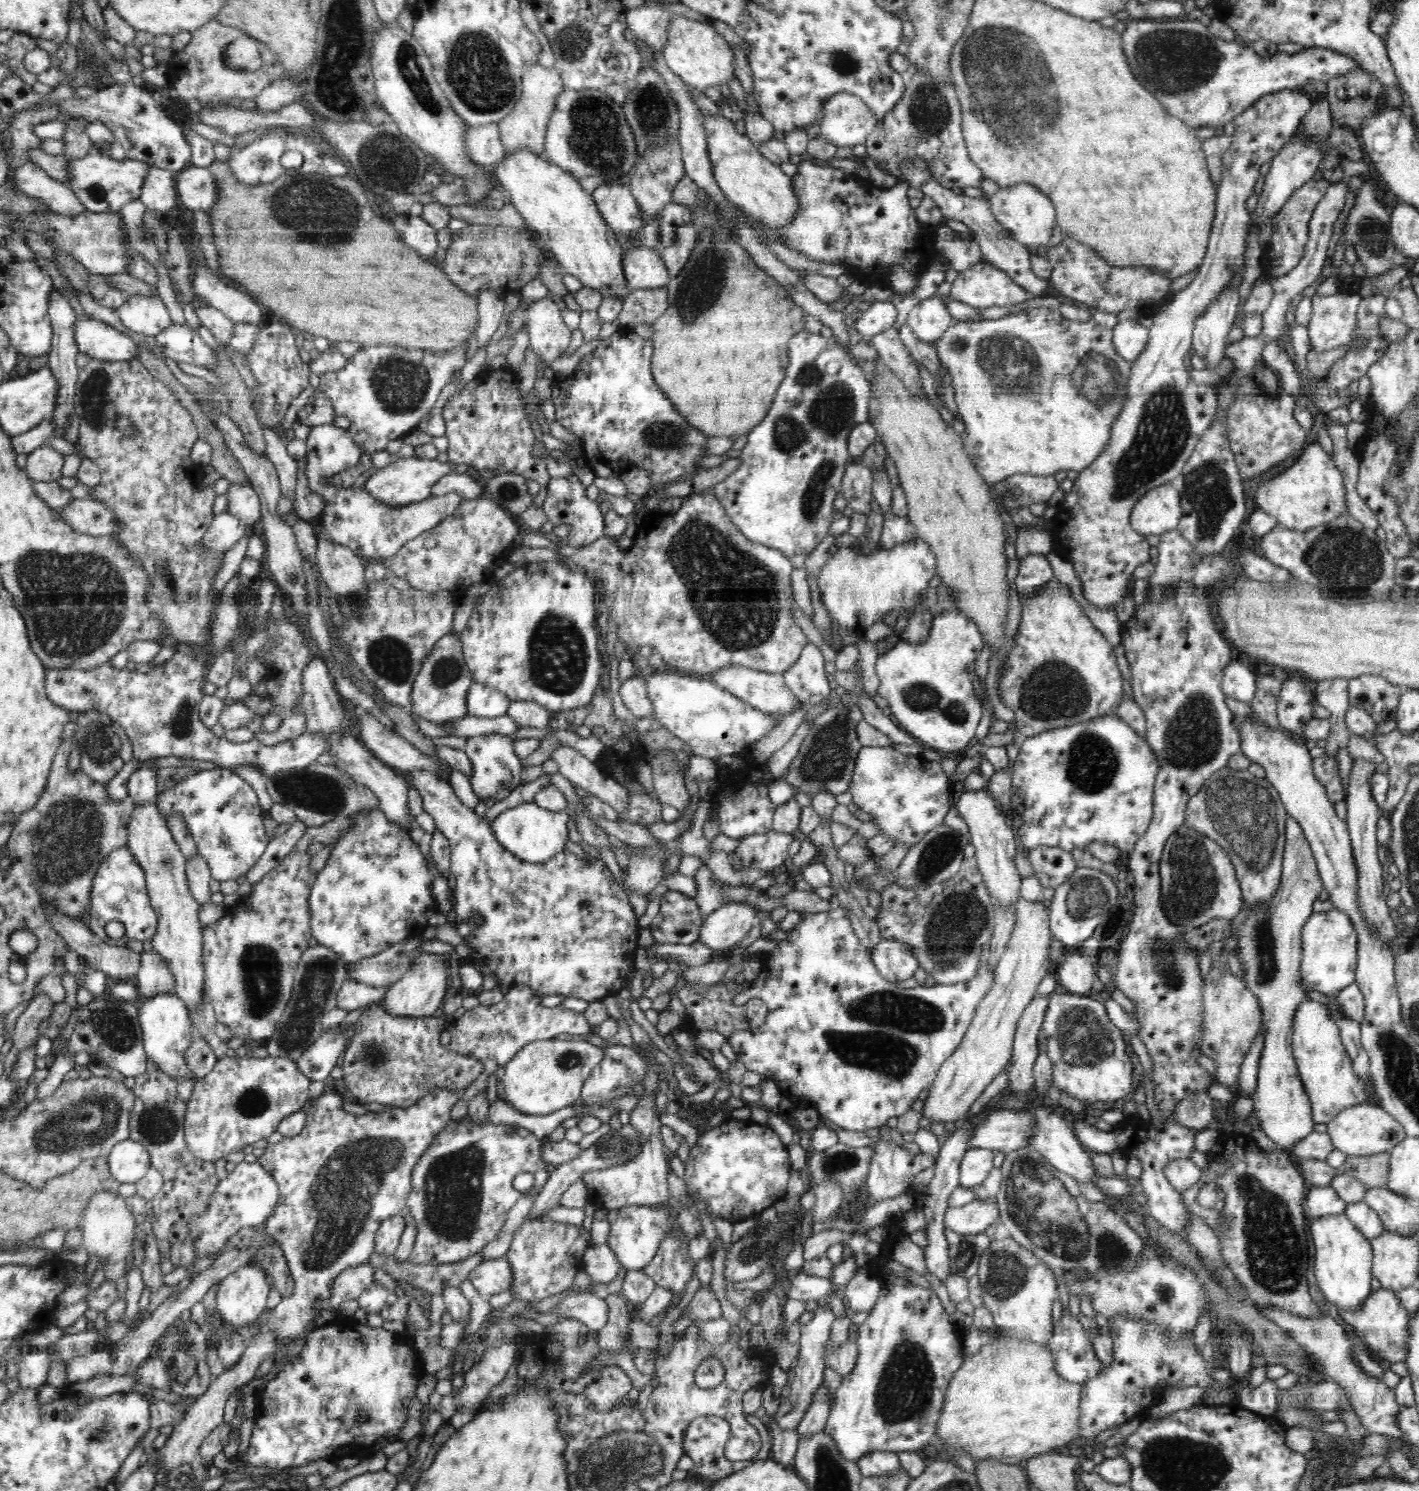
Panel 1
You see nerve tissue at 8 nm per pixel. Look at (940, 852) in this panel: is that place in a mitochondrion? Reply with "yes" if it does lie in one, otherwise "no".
yes

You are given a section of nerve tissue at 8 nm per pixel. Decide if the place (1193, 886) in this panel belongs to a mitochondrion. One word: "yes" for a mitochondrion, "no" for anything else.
yes

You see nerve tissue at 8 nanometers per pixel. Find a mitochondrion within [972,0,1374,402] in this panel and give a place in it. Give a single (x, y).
(1171, 60)

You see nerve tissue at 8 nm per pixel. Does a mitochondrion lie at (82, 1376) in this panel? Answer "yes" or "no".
no

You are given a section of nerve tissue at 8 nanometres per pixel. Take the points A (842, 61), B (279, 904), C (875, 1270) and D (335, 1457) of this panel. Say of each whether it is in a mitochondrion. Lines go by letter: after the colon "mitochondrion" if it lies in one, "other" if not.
A: mitochondrion
B: other
C: other
D: other

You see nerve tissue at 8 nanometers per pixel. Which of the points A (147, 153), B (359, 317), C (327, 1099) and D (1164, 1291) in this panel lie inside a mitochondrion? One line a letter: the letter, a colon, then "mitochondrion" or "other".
A: other
B: other
C: other
D: mitochondrion

